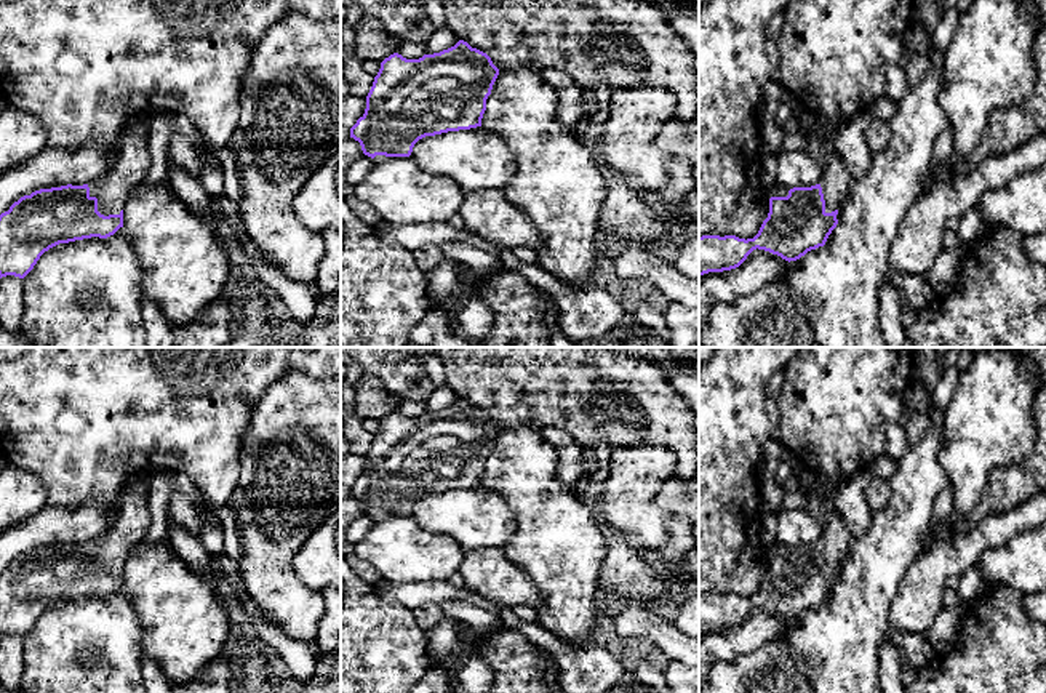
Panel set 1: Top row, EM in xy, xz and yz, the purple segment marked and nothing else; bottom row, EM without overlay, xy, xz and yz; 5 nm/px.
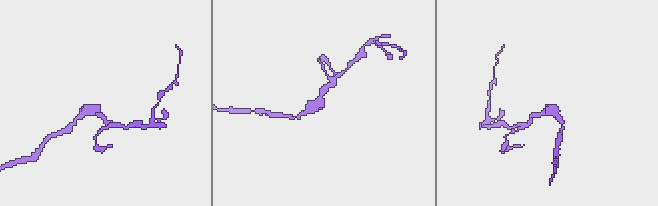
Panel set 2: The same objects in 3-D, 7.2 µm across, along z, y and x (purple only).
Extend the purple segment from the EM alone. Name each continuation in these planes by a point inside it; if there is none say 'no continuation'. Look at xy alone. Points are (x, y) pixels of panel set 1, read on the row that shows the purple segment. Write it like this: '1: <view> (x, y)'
1: xy (112, 189)

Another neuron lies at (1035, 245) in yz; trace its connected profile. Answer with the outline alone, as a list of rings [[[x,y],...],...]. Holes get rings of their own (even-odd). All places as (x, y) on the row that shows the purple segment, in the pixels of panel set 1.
[[[1046,234],[1027,235],[1022,242],[1028,256],[1046,266]]]

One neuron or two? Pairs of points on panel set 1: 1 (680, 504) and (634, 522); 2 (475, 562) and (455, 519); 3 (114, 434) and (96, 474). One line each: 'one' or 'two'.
1: two
2: two
3: one

